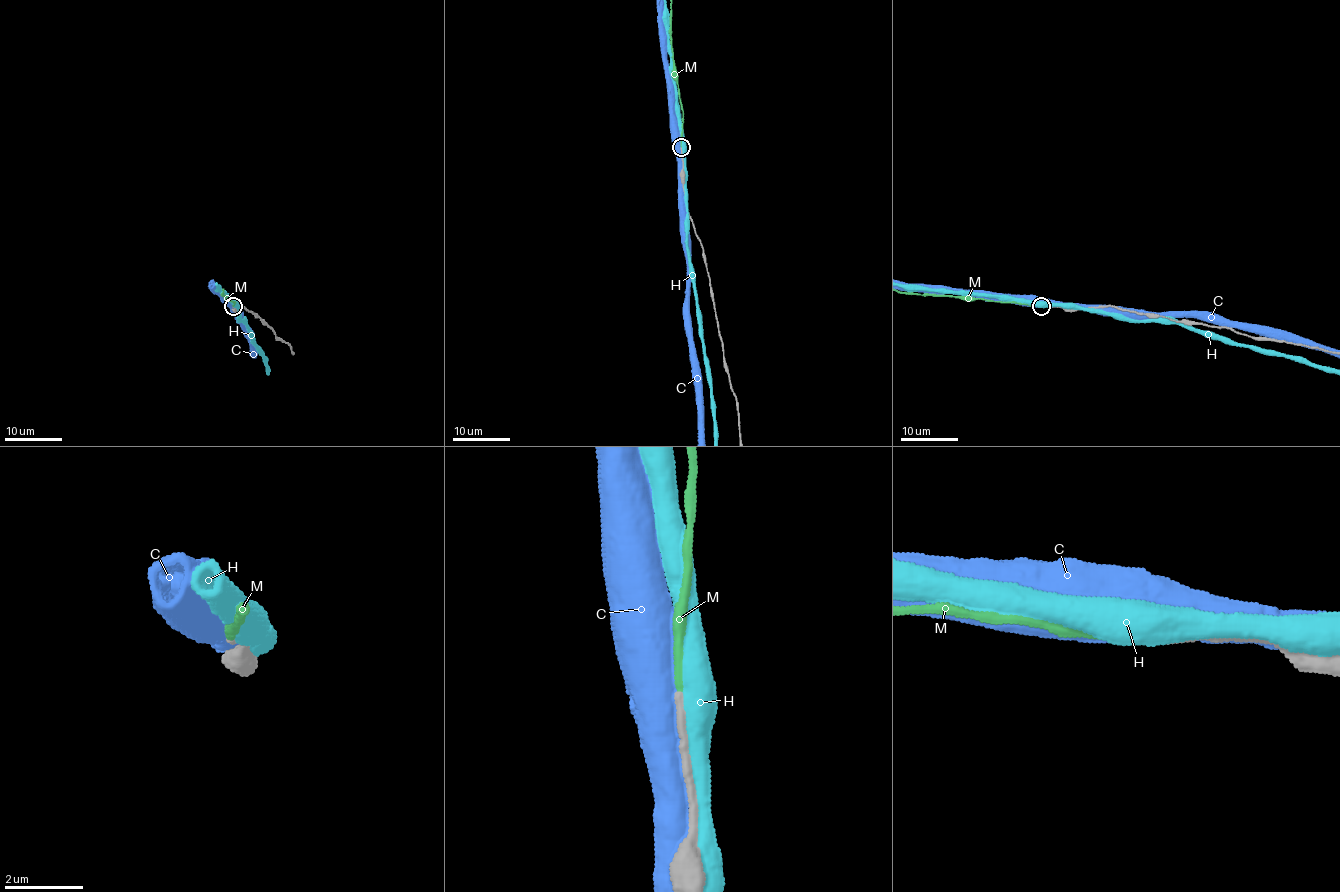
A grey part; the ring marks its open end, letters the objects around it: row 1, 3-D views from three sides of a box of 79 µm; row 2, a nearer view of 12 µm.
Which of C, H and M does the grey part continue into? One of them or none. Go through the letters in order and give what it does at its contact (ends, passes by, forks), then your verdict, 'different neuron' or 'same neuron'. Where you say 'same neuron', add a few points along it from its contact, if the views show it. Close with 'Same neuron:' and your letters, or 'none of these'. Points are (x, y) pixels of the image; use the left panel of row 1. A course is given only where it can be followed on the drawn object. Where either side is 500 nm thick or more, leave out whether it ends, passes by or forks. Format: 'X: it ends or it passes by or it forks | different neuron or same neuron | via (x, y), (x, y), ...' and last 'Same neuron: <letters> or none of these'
C: different neuron
H: different neuron
M: it ends | same neuron
Same neuron: M

